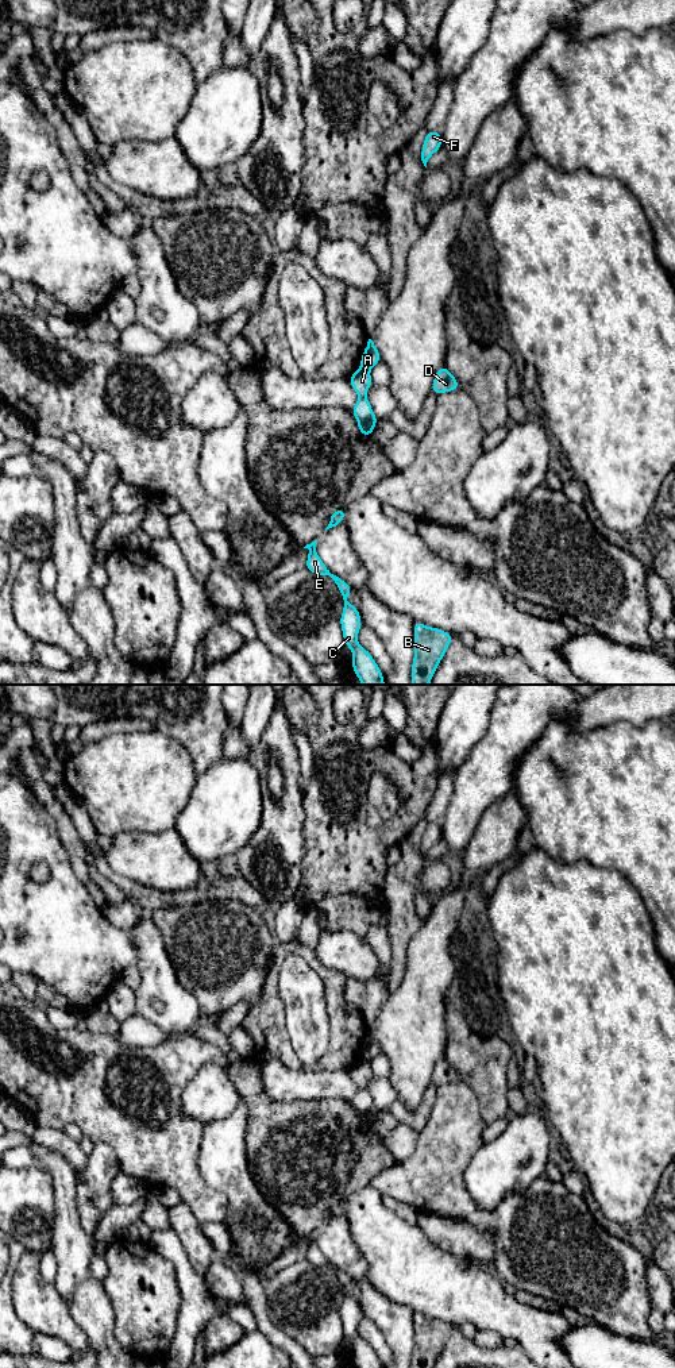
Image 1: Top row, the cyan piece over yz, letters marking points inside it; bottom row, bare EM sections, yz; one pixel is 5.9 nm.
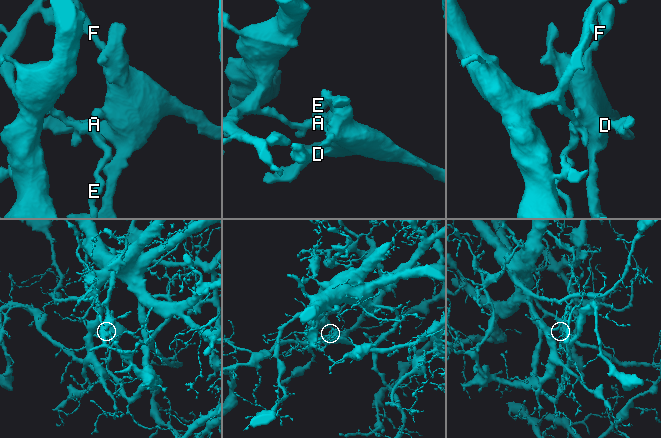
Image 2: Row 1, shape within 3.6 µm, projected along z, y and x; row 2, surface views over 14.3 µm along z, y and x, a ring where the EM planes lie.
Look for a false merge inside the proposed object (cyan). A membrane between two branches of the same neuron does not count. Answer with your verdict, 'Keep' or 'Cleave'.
Cleave

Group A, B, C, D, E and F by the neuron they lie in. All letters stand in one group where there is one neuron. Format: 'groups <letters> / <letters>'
groups A / B C D E F

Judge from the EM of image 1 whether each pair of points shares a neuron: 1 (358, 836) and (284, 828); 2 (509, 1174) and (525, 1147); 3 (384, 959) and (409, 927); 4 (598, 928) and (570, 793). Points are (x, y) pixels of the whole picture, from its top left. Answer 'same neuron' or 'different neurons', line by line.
1: different neurons
2: same neuron
3: different neurons
4: different neurons

